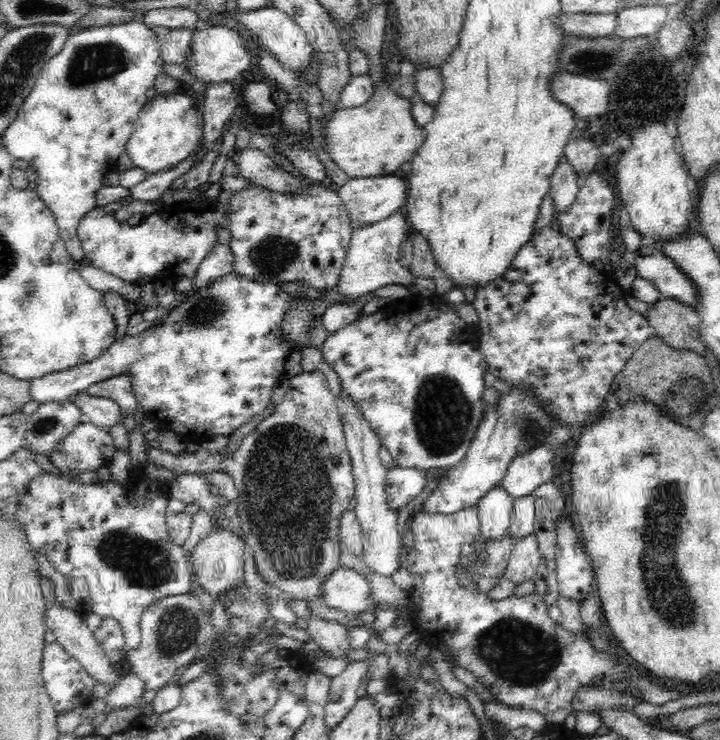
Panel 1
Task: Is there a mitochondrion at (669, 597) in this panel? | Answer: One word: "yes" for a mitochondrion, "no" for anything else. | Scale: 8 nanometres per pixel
yes

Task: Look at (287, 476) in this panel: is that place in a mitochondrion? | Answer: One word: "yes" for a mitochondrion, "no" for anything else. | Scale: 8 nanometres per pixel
yes

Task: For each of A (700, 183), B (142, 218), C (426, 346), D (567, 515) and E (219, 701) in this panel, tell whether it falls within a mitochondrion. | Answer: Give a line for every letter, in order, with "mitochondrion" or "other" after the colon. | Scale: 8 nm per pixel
A: other
B: other
C: other
D: other
E: other

